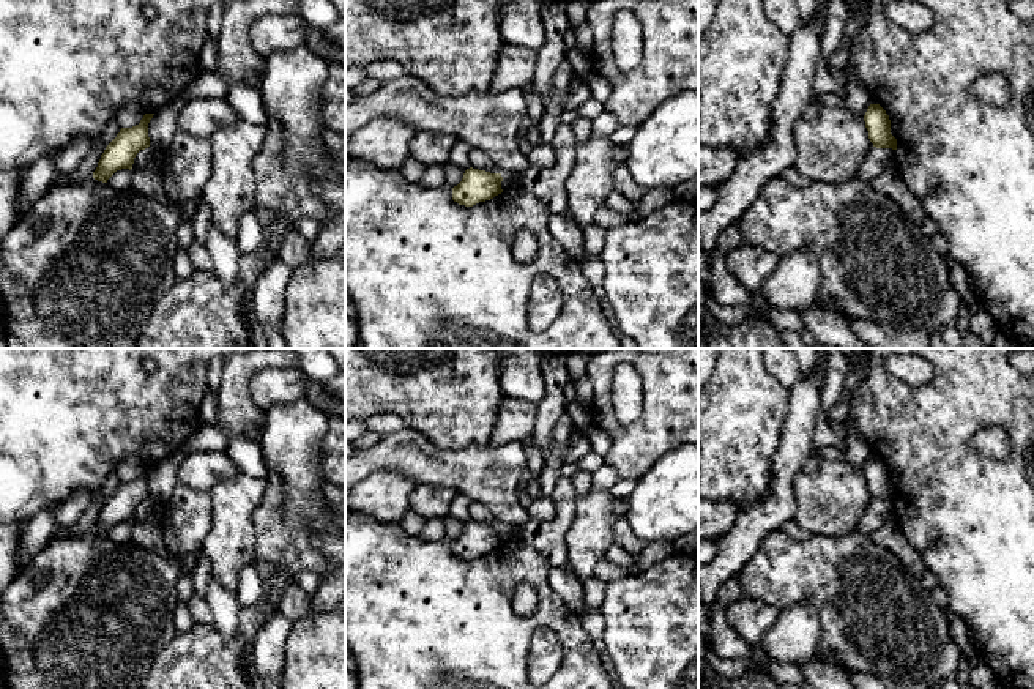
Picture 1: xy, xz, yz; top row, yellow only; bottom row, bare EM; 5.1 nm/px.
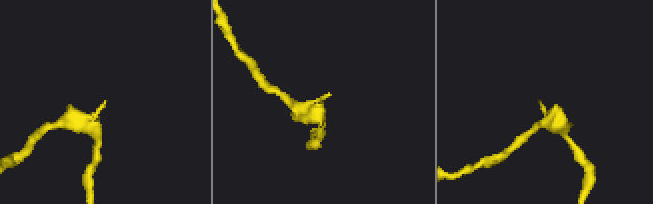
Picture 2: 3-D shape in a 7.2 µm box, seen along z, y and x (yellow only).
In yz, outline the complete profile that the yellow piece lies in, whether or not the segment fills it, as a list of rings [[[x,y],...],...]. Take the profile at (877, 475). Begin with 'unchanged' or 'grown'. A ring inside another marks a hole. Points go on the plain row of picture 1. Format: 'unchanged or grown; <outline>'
unchanged; [[[880,457],[868,459],[864,475],[873,500],[897,503],[897,492],[891,487],[889,468]]]

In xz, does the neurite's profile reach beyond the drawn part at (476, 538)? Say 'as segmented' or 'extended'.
as segmented

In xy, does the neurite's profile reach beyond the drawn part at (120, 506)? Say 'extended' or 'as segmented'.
as segmented

